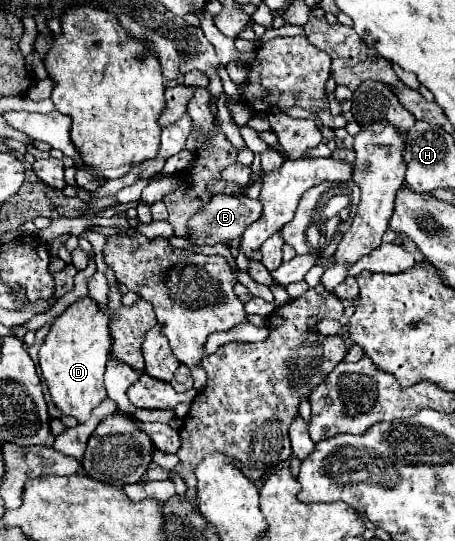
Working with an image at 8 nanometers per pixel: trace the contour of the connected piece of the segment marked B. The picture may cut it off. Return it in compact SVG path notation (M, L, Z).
M214 194L208 204L204 204L192 218L190 218L190 234L188 242L192 246L216 246L226 244L234 238L240 238L244 230L258 220L262 214L262 204L248 196L228 196L228 194Z

